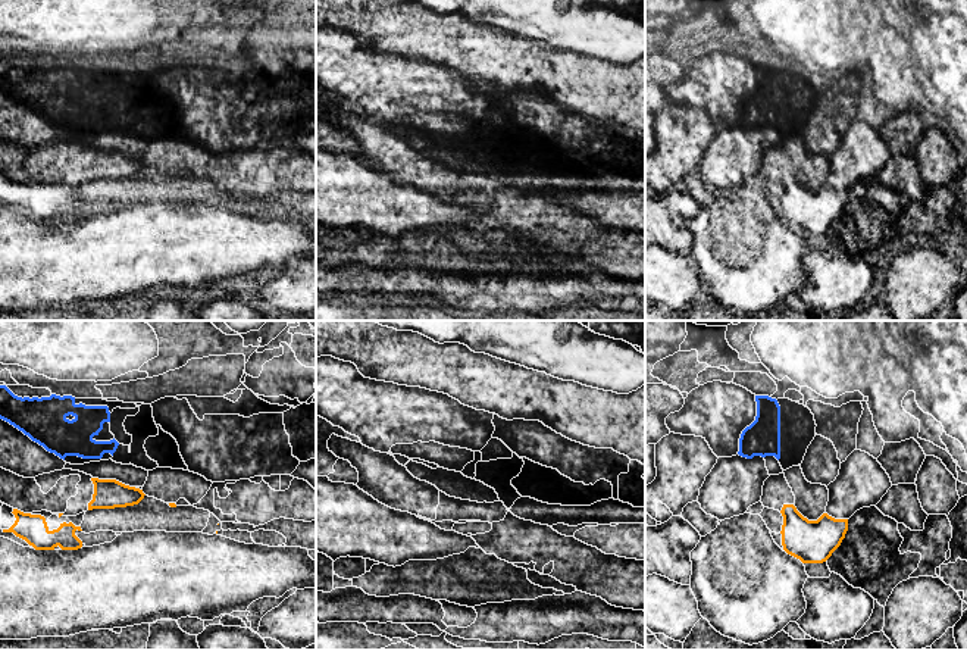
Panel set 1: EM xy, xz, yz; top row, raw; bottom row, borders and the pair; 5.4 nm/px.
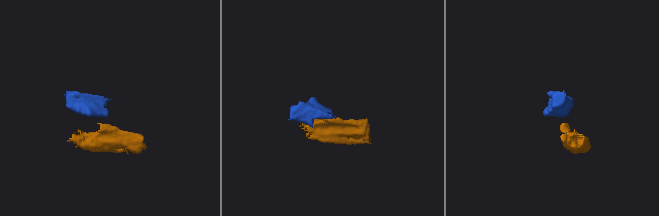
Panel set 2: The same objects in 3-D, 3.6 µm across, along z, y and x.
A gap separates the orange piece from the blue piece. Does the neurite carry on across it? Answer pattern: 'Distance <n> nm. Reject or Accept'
Distance 110 nm. Reject

